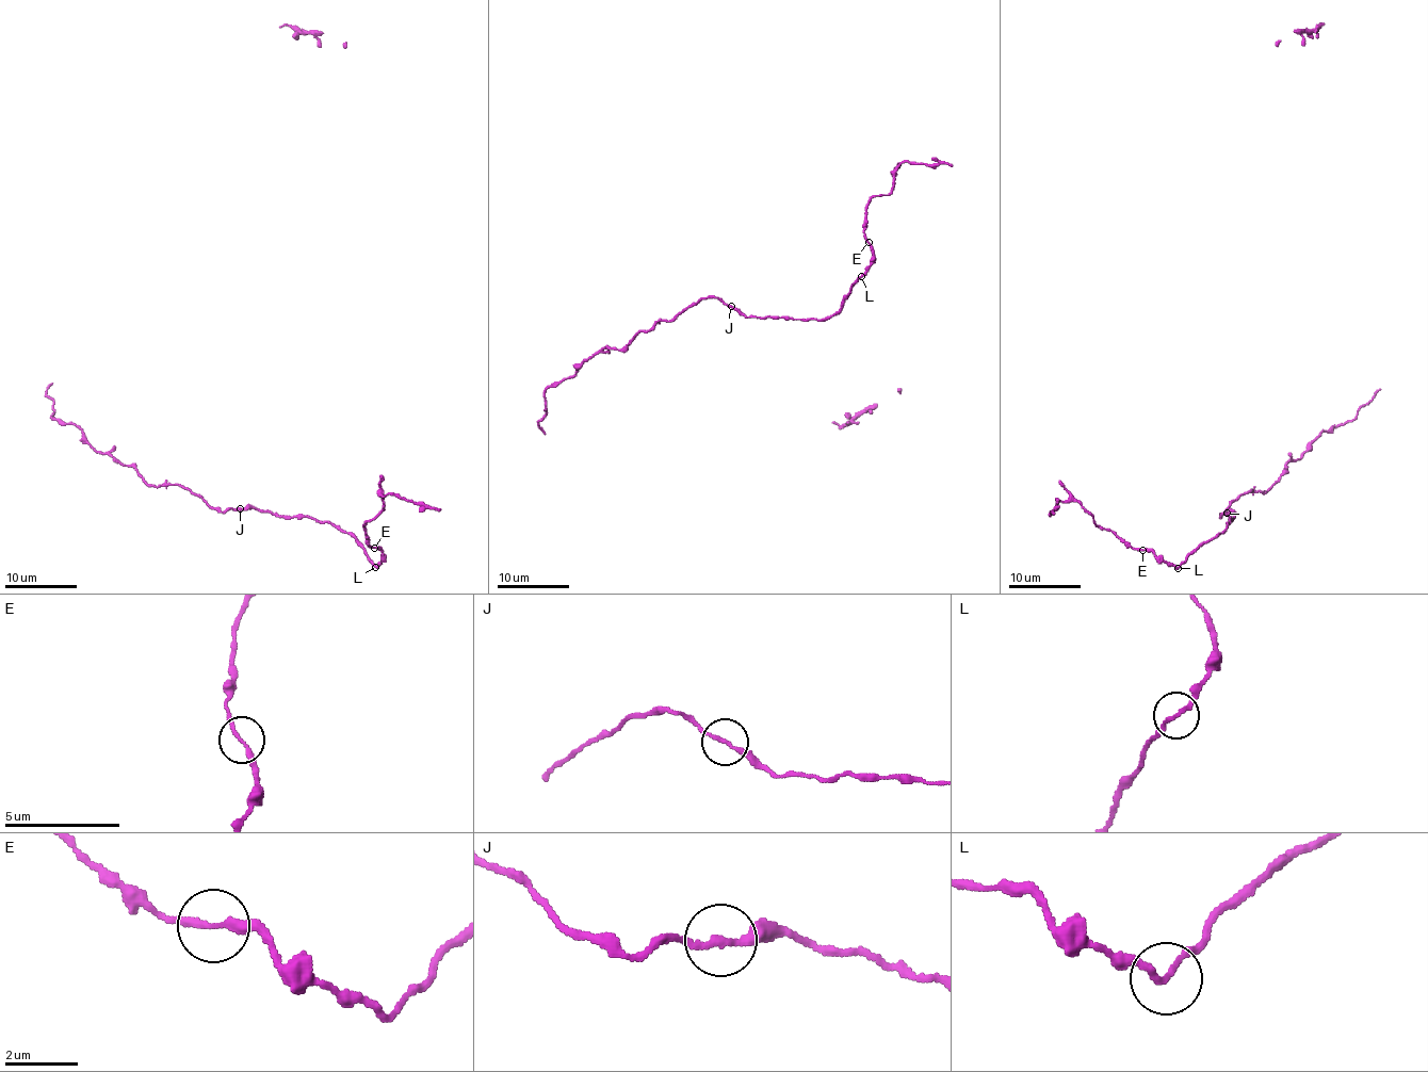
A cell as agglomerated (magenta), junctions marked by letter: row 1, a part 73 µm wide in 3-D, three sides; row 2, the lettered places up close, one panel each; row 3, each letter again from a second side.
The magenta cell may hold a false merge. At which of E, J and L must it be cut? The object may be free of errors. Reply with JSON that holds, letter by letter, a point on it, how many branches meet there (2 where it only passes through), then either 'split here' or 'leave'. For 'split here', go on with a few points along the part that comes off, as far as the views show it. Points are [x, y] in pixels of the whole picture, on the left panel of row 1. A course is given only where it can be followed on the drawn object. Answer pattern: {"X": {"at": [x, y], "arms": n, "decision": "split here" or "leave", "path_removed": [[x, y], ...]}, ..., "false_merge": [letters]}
{"E": {"at": [374, 548], "arms": 2, "decision": "leave"}, "J": {"at": [240, 508], "arms": 2, "decision": "split here", "path_removed": [[241, 509], [209, 507], [179, 485], [148, 485], [97, 453], [78, 426], [51, 417], [52, 383]]}, "L": {"at": [375, 567], "arms": 2, "decision": "leave"}, "false_merge": ["J"]}

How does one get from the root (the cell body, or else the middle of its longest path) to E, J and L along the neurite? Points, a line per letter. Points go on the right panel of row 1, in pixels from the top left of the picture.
E: (1294, 459), (1265, 492), (1249, 490), (1231, 503), (1220, 516), (1235, 515), (1226, 530), (1178, 567), (1143, 550)
J: (1294, 459), (1285, 465), (1287, 471), (1267, 490), (1249, 490), (1220, 516), (1227, 514)
L: (1294, 459), (1265, 492), (1249, 490), (1231, 503), (1220, 516), (1235, 515), (1226, 530), (1178, 567)

